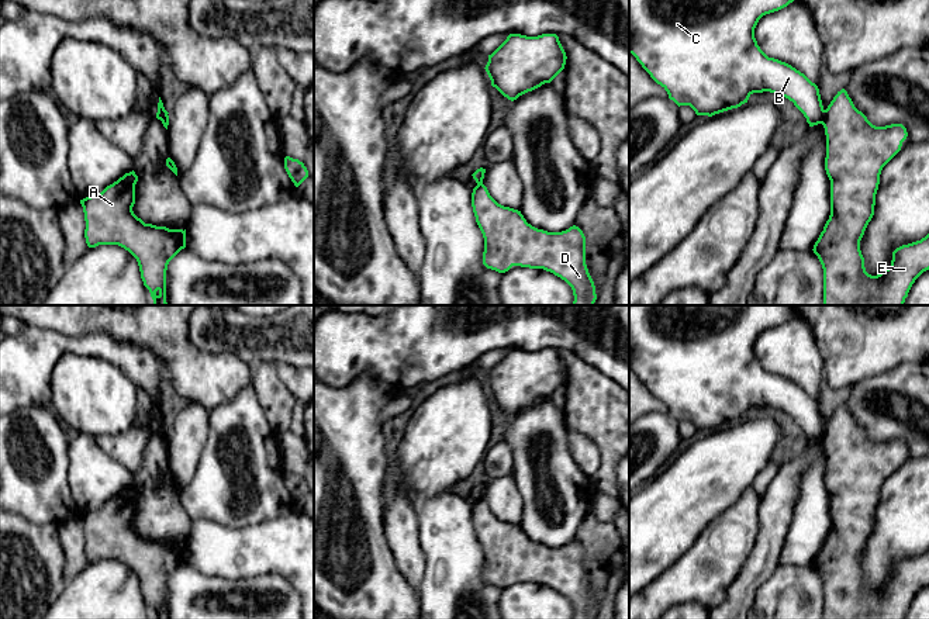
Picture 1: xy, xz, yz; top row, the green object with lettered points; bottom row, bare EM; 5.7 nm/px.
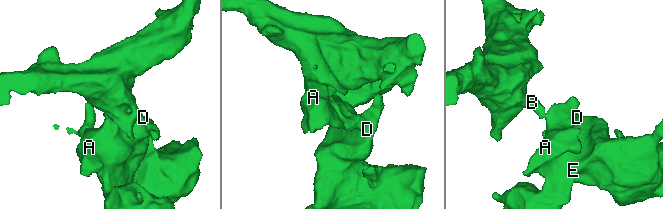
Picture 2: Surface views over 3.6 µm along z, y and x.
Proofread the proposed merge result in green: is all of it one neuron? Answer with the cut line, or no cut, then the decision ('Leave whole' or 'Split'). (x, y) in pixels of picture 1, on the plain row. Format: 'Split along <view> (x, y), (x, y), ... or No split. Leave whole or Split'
Split along yz (825, 425), (825, 432), (821, 438). Split

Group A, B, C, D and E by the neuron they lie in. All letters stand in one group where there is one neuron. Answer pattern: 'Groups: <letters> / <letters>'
Groups: A D E / B C

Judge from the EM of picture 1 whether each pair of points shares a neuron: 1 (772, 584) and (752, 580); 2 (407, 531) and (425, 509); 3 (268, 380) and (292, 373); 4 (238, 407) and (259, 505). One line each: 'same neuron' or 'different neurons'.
1: different neurons
2: different neurons
3: different neurons
4: same neuron

